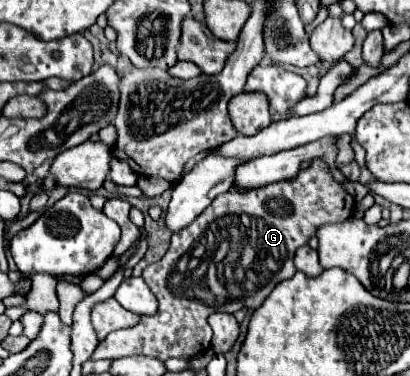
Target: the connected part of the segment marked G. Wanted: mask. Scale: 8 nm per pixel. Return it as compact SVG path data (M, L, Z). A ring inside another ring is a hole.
M315 158L311 160L307 170L299 170L299 174L291 180L273 182L261 188L253 188L247 192L225 192L217 196L185 232L177 232L171 236L171 246L167 254L147 266L143 270L143 278L151 292L159 300L159 312L155 316L141 316L139 324L133 328L111 332L105 340L99 342L95 352L91 354L91 360L115 360L123 356L151 356L157 360L167 358L183 358L189 360L201 352L205 352L211 344L211 328L207 324L207 316L213 312L237 312L241 308L255 310L261 306L261 302L269 296L269 292L275 288L277 282L283 282L291 278L297 270L293 264L295 250L299 246L305 246L309 238L315 236L317 228L325 224L337 224L345 222L353 216L355 200L345 190L343 182L339 182L331 168ZM269 200L275 200L279 204L277 214L269 212L267 204Z

